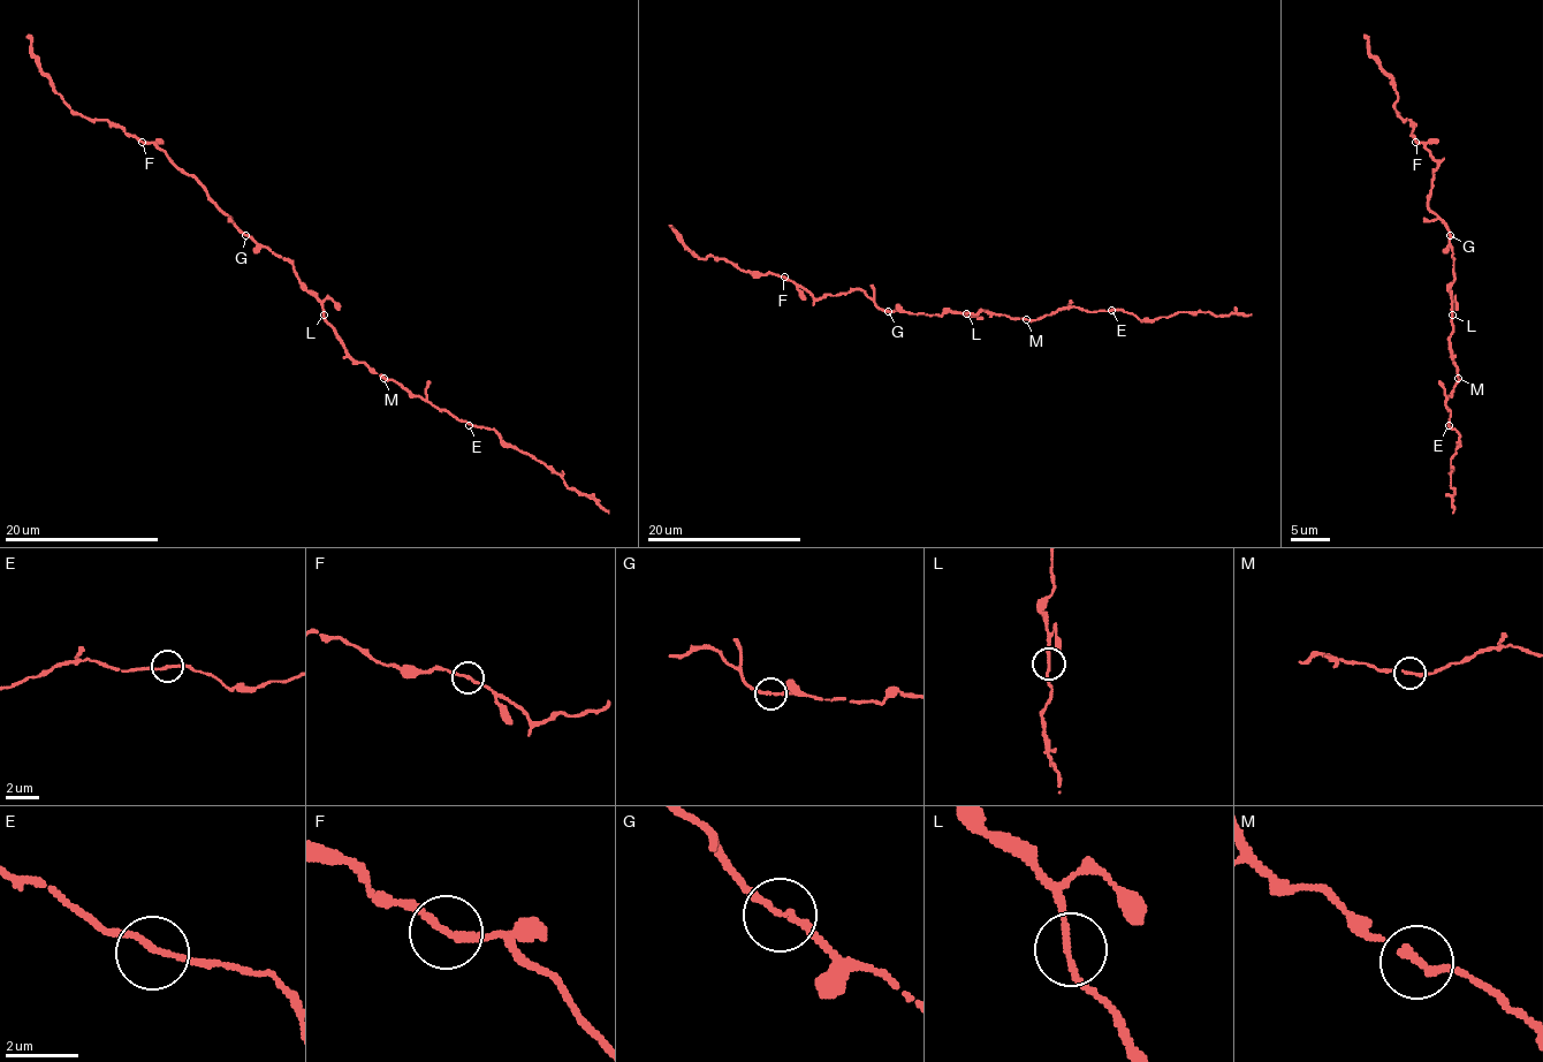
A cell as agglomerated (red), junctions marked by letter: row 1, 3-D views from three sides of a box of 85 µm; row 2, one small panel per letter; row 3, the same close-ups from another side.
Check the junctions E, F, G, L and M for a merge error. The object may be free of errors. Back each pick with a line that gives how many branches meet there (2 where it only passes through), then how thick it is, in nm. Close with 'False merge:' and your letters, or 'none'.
False merge: none

